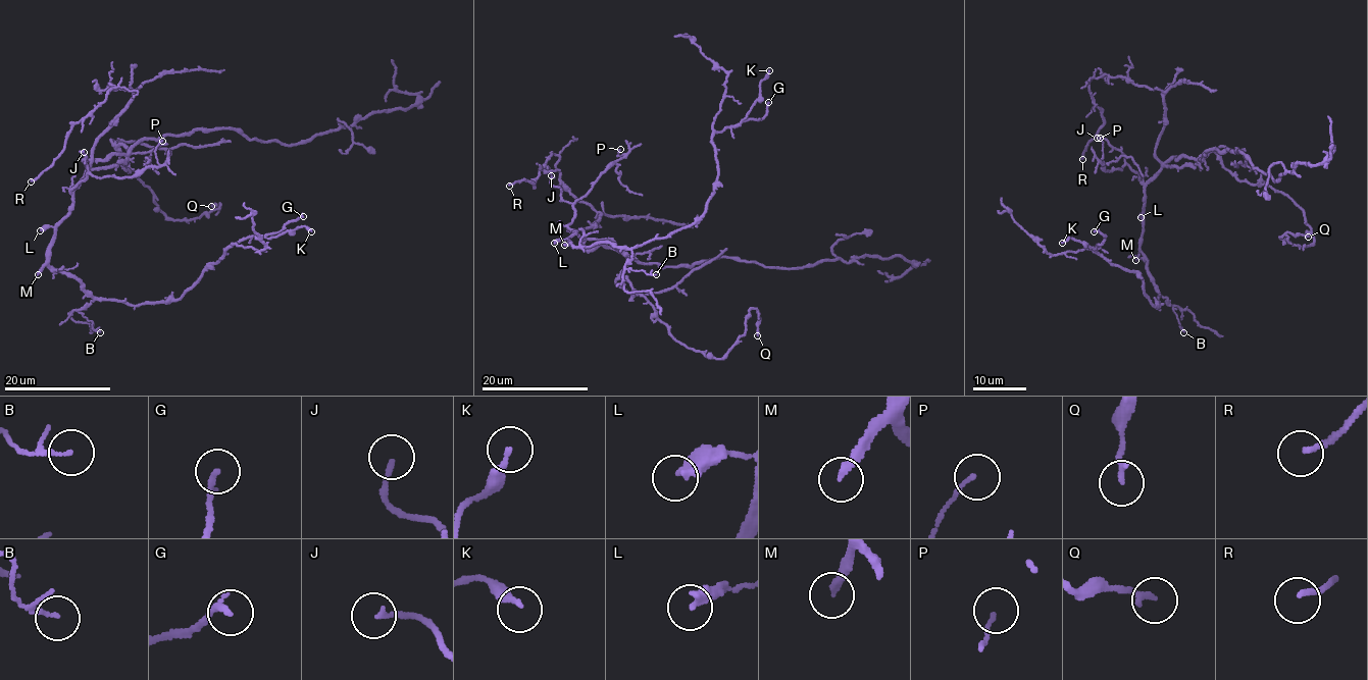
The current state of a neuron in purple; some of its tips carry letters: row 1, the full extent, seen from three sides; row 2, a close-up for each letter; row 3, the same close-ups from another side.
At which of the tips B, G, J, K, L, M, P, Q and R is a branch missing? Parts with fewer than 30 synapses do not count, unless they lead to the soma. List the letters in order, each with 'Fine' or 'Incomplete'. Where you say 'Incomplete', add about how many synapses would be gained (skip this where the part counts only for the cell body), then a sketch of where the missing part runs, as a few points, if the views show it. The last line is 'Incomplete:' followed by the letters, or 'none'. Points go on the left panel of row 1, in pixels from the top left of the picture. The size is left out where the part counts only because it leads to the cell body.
B: Fine
G: Fine
J: Incomplete. Roughly 40 synapses. Course of what is missing: (84, 152), (92, 143), (100, 150), (96, 162), (103, 166), (107, 194), (117, 199), (124, 214), (91, 238)
K: Fine
L: Fine
M: Incomplete. Roughly 70 synapses
P: Fine
Q: Fine
R: Incomplete. Roughly 35 synapses. Course of what is missing: (31, 181), (23, 196), (28, 210), (40, 221), (88, 214), (103, 198), (114, 178)
Incomplete: J, M, R

